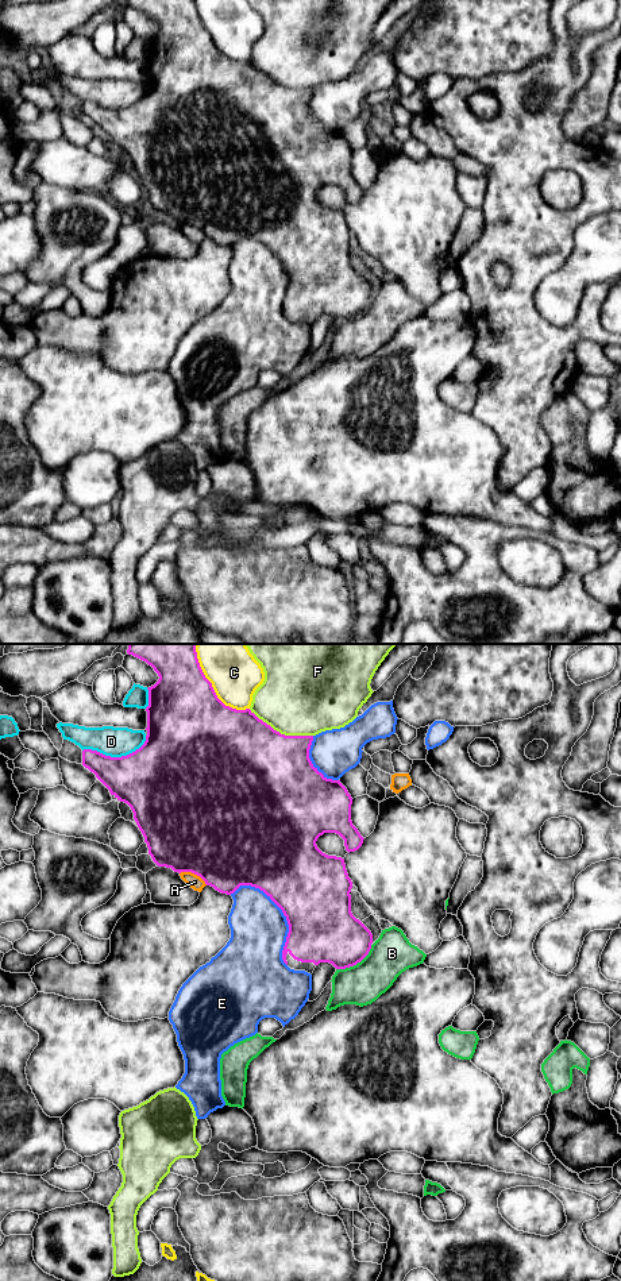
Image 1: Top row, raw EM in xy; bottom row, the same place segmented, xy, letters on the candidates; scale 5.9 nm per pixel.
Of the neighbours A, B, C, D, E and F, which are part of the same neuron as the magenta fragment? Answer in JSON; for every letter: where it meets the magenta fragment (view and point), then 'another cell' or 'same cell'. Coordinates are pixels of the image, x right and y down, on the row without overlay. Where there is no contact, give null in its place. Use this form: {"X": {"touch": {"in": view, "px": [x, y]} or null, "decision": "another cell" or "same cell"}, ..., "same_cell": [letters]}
{"A": {"touch": {"in": "xy", "px": [193, 224]}, "decision": "another cell"}, "B": {"touch": {"in": "xy", "px": [355, 316]}, "decision": "same cell"}, "C": {"touch": {"in": "xy", "px": [212, 41]}, "decision": "another cell"}, "D": {"touch": {"in": "xy", "px": [116, 110]}, "decision": "another cell"}, "E": {"touch": {"in": "xy", "px": [286, 270]}, "decision": "another cell"}, "F": {"touch": {"in": "xy", "px": [280, 85]}, "decision": "another cell"}, "same_cell": ["B"]}

